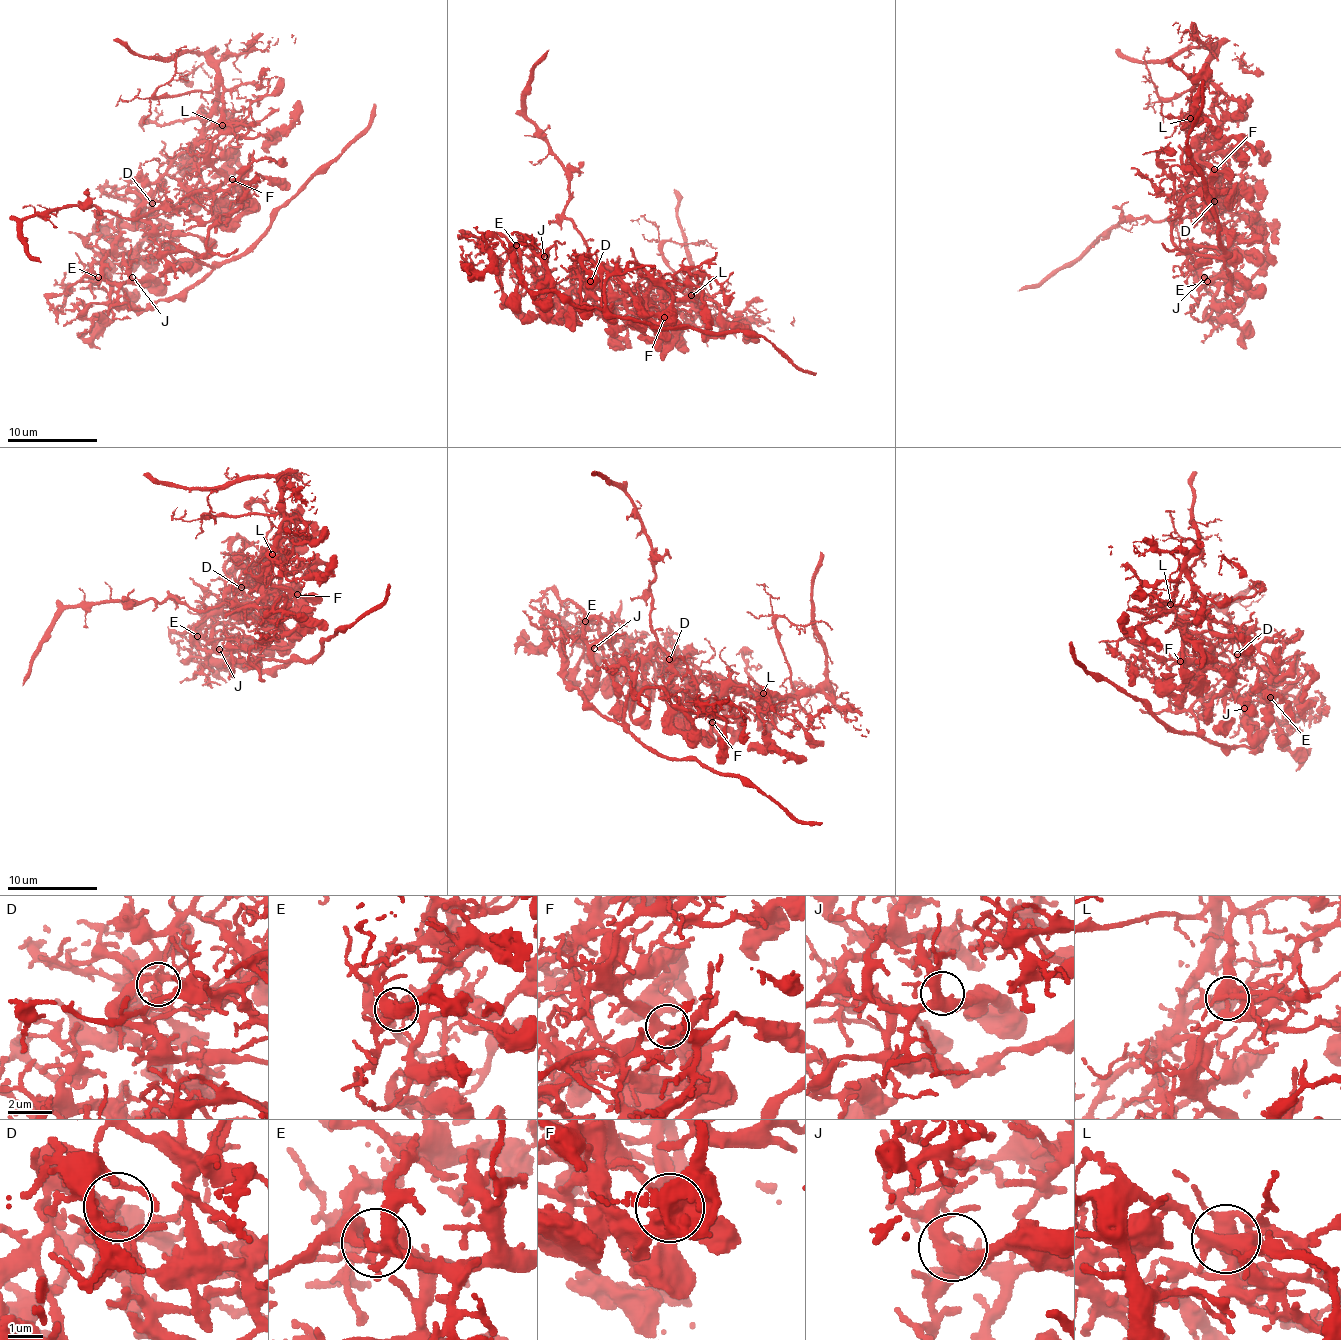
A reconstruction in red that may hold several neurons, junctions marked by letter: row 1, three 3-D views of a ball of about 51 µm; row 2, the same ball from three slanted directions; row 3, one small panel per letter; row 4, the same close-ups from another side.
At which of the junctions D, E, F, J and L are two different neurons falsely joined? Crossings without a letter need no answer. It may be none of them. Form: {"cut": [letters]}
{"cut": ["D", "L"]}

